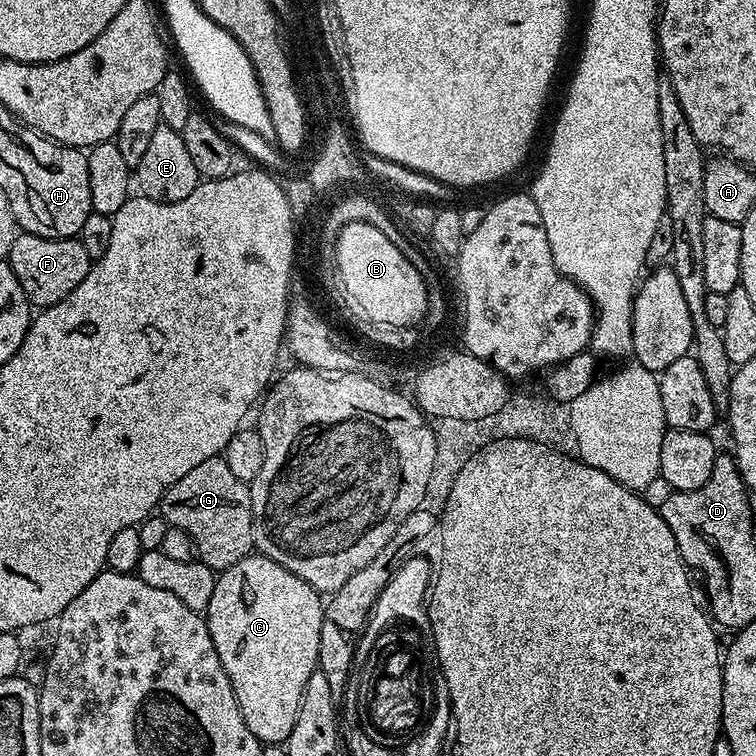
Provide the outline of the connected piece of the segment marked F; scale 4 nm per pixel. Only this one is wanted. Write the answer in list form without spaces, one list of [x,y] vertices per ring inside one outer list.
[[[29,232],[17,235],[14,246],[10,246],[6,262],[14,270],[29,305],[36,310],[62,302],[62,298],[66,298],[66,294],[70,294],[70,290],[74,290],[74,286],[86,278],[94,263],[79,238],[42,238]]]

